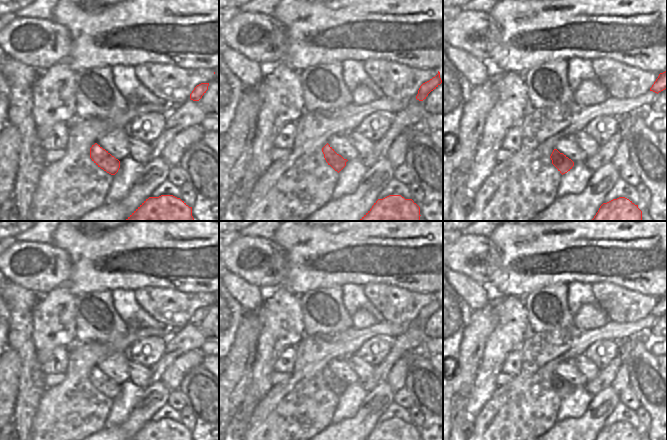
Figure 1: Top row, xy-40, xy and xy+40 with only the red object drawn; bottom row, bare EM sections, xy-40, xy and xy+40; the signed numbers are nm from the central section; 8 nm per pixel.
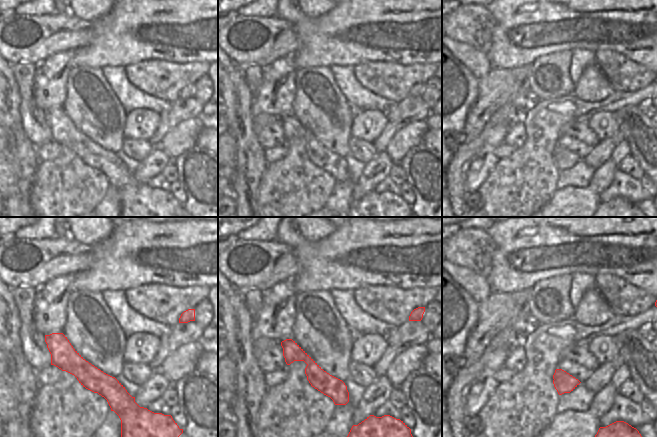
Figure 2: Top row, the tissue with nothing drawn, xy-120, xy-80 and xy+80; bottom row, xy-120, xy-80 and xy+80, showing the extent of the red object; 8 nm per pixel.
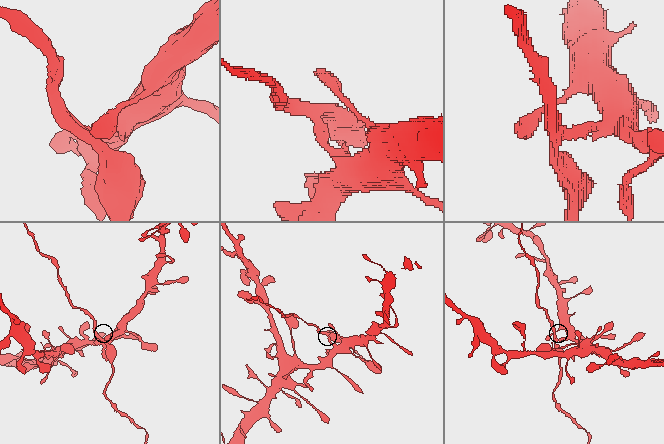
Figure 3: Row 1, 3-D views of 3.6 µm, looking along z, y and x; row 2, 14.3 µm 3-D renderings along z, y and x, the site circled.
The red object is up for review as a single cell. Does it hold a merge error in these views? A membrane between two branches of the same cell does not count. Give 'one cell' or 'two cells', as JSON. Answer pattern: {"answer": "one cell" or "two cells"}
{"answer": "two cells"}

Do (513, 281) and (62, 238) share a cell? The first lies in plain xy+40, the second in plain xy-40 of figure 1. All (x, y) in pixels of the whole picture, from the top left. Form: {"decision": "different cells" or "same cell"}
{"decision": "same cell"}

